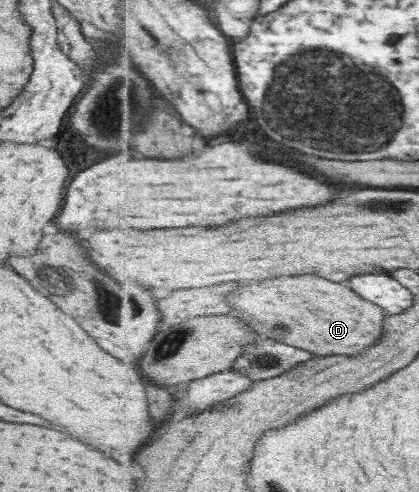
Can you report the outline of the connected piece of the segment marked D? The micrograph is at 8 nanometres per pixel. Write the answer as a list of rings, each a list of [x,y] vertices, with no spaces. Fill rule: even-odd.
[[[317,274],[281,276],[281,278],[267,280],[267,282],[238,286],[228,295],[227,302],[232,308],[239,310],[239,318],[247,321],[249,327],[261,337],[275,339],[294,347],[303,346],[300,348],[301,350],[309,350],[313,354],[321,354],[325,357],[331,356],[331,354],[363,352],[365,348],[371,348],[377,344],[379,338],[383,338],[384,334],[383,316],[385,316],[385,310],[381,306],[361,298],[359,294],[345,288],[343,284],[329,282],[327,278],[321,278]],[[253,294],[261,294],[261,296],[265,296],[265,300],[253,300],[251,298]]]

